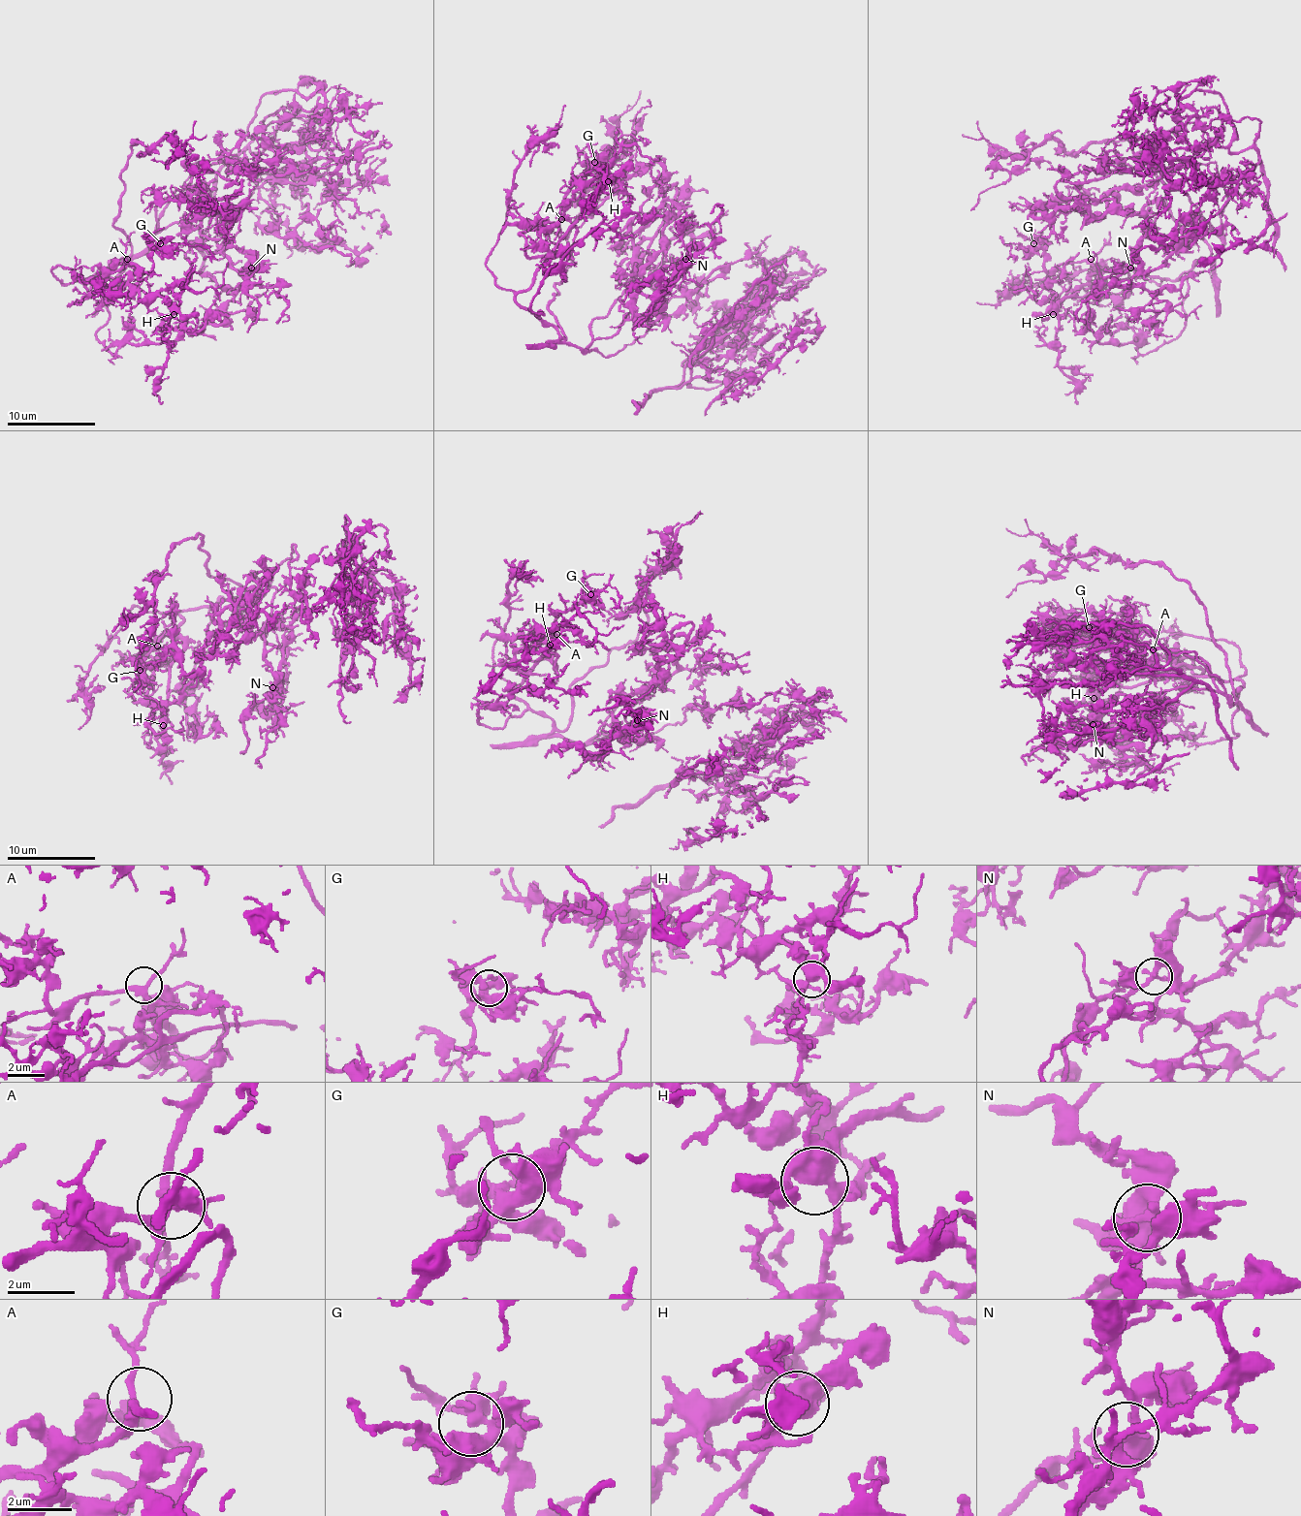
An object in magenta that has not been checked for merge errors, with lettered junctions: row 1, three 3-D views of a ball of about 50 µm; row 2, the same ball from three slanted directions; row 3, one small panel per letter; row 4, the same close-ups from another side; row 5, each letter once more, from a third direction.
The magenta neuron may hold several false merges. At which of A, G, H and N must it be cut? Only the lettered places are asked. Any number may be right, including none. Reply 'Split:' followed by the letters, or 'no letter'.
Split: no letter

